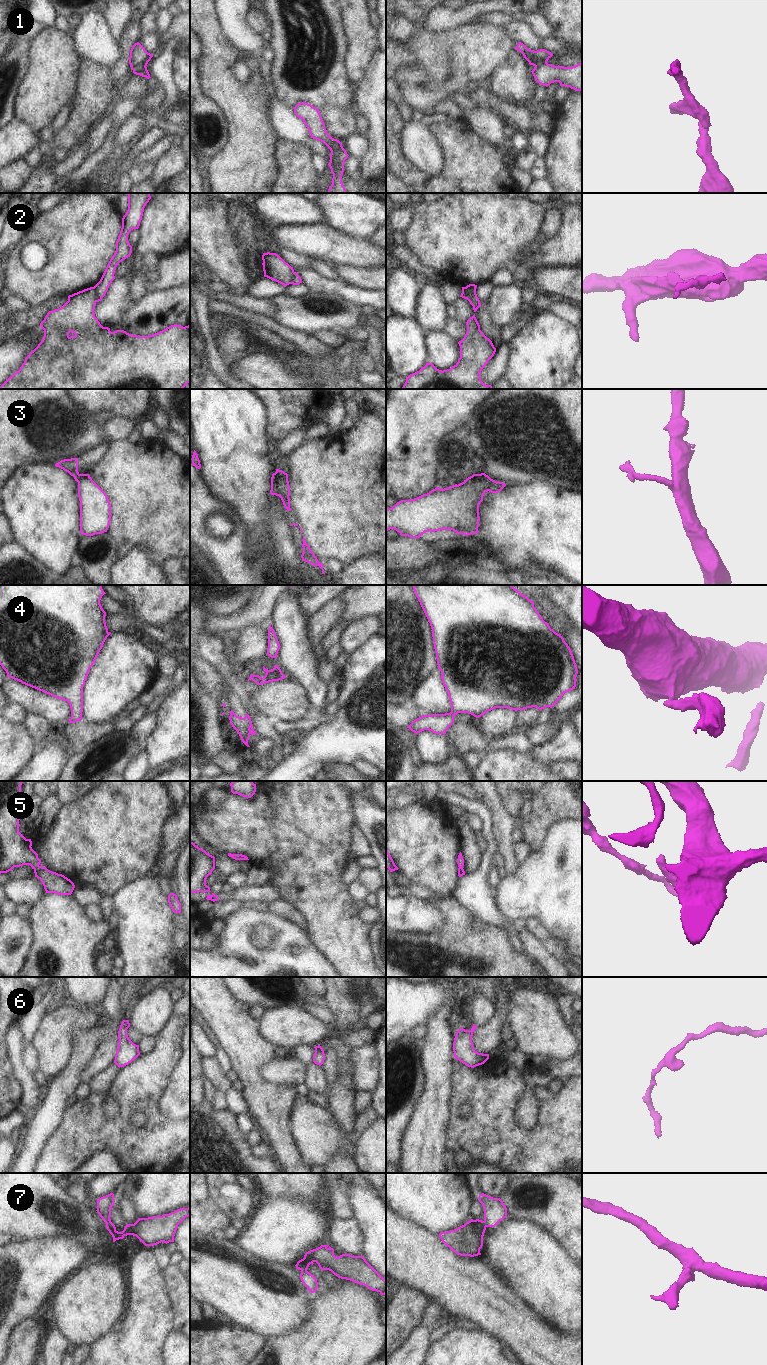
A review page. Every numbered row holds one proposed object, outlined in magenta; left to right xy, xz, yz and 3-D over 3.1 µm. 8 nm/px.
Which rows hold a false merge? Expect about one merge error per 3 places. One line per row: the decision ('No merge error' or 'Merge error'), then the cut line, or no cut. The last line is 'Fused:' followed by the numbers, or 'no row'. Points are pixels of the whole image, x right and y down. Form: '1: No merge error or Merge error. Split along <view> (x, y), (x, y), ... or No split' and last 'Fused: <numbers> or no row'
1: Merge error. Split along xy (145, 66), (133, 70)
2: Merge error. Split along xy (93, 287), (96, 293), (96, 301)
3: Merge error. Split along xz (274, 473), (275, 494)
4: No merge error. No split
5: No merge error. No split
6: No merge error. No split
7: Merge error. Split along xy (106, 1222), (115, 1231)
Fused: 1, 2, 3, 7.

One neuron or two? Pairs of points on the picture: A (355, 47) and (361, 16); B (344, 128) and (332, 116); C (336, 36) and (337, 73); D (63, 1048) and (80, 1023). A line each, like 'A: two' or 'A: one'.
A: one
B: one
C: one
D: one

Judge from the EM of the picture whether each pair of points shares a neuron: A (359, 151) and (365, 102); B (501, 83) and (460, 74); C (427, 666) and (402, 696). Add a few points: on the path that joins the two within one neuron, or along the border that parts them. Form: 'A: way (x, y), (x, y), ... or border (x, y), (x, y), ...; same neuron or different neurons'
A: border (365, 135), (368, 141), (368, 148), (360, 158); different neurons
B: border (503, 61), (485, 83); different neurons
C: way (419, 673), (404, 688); same neuron

